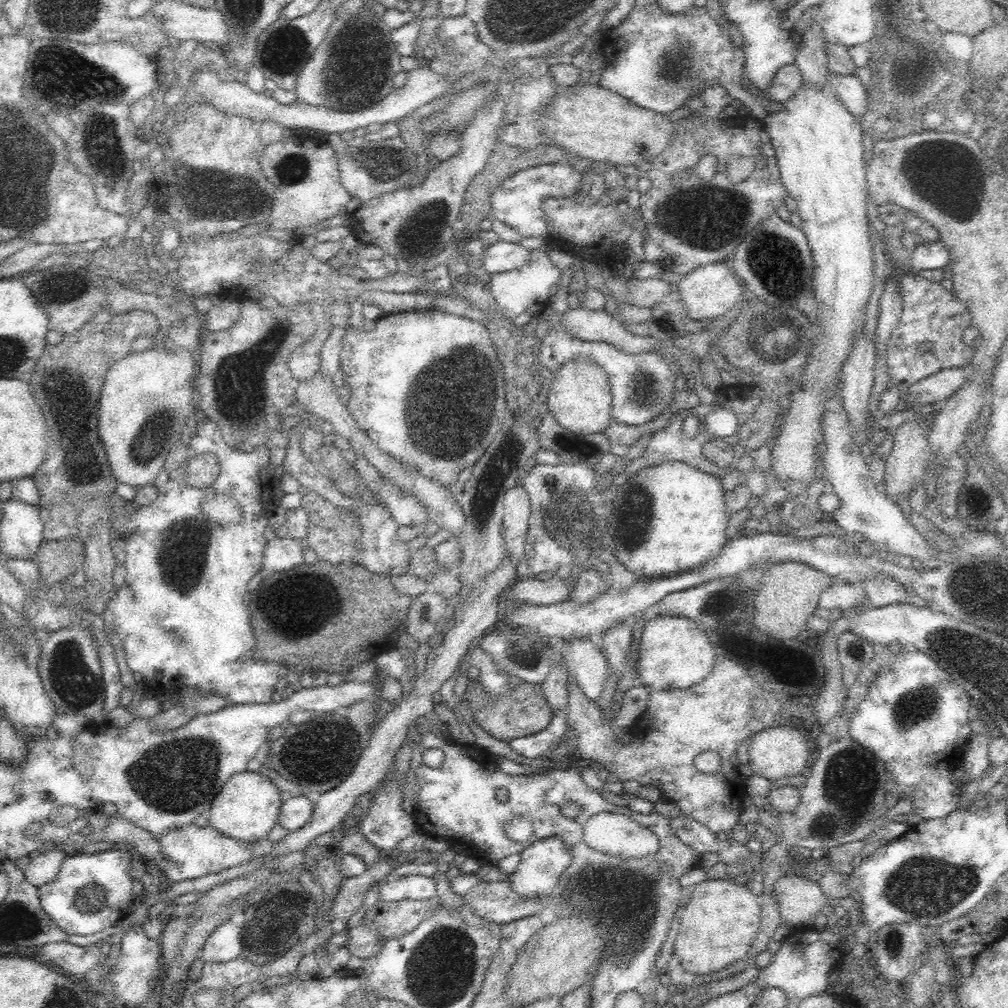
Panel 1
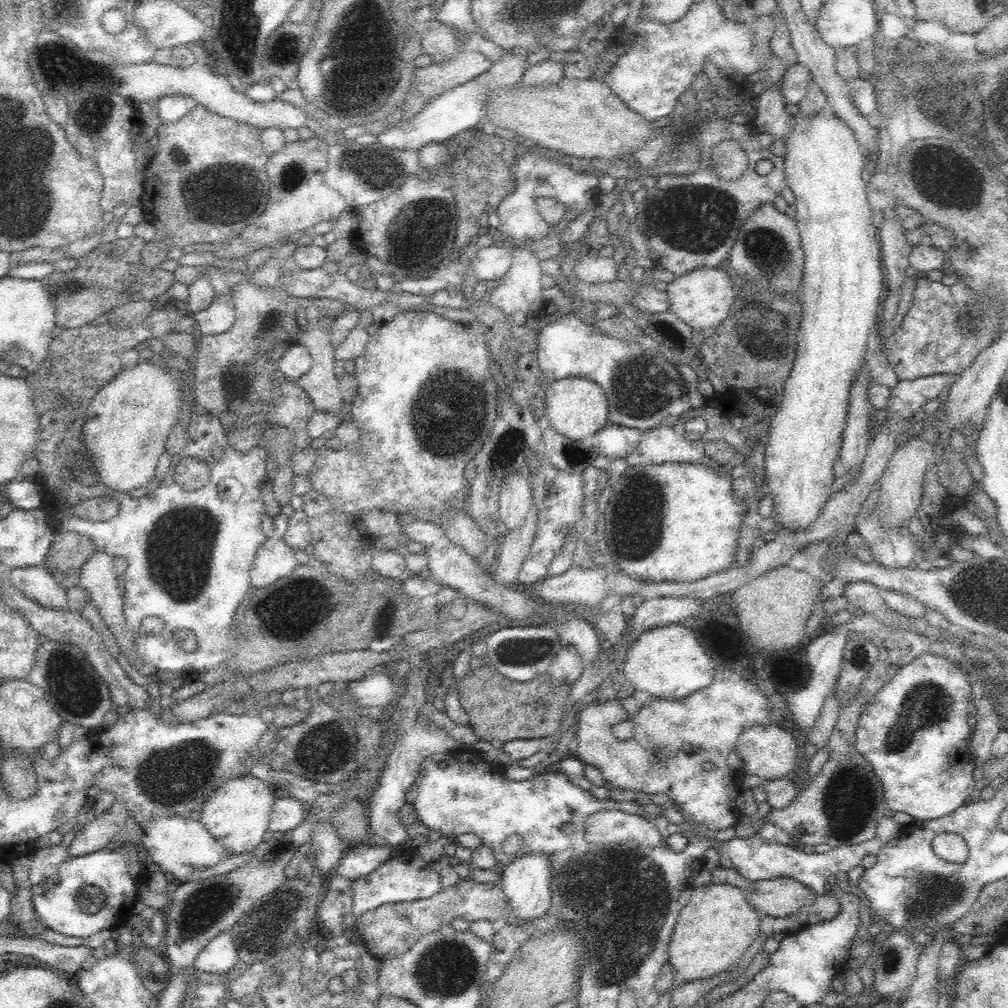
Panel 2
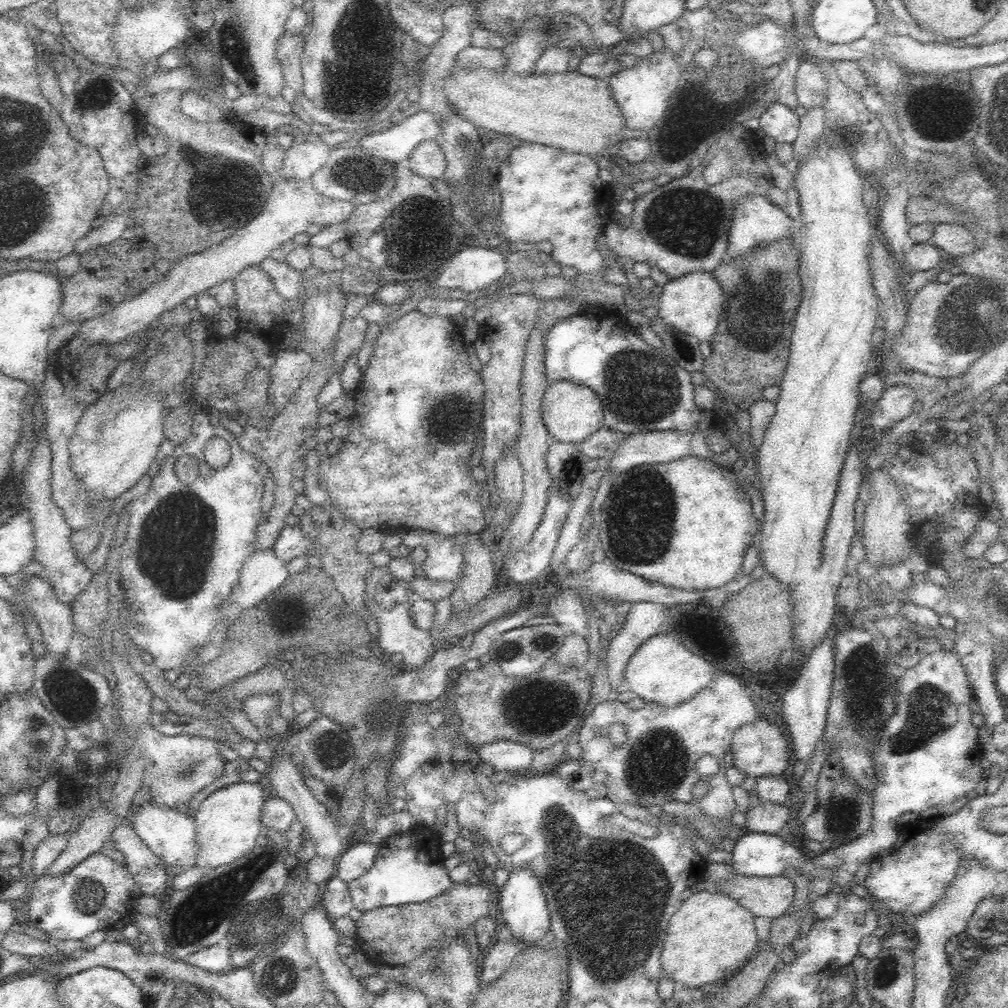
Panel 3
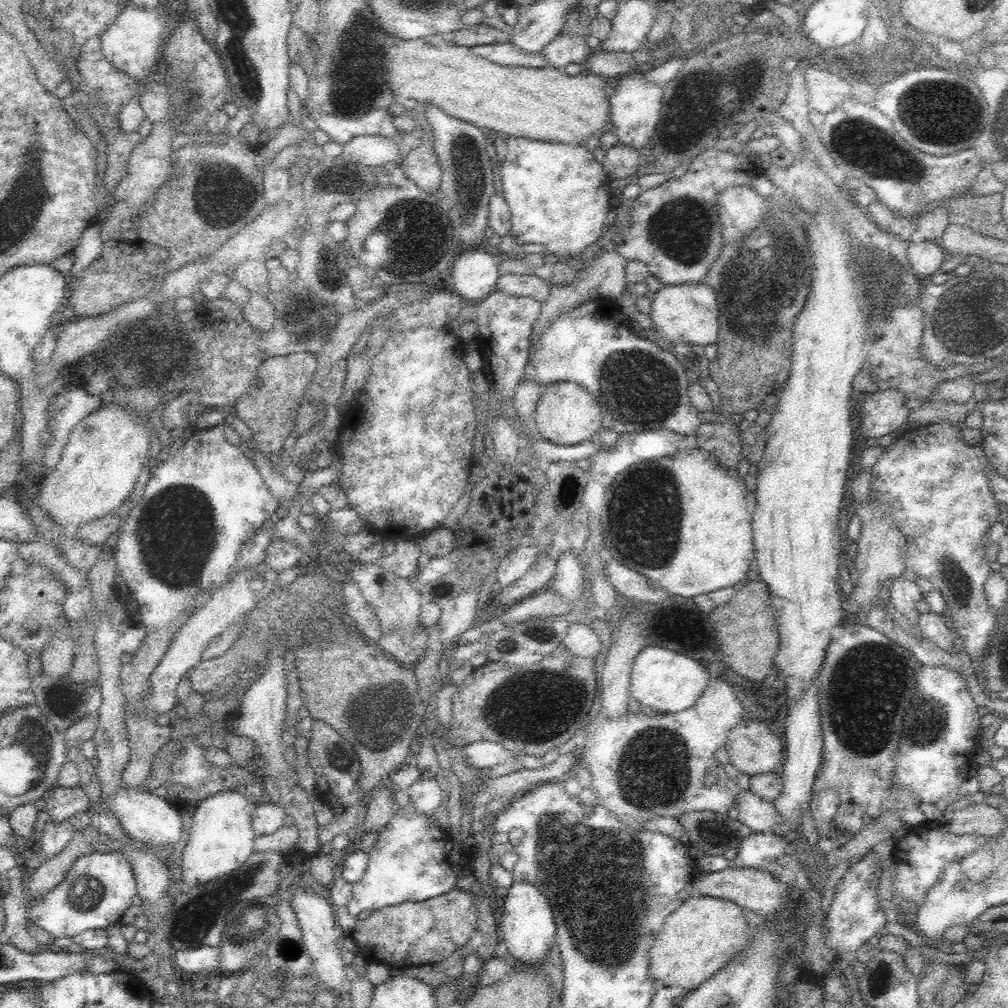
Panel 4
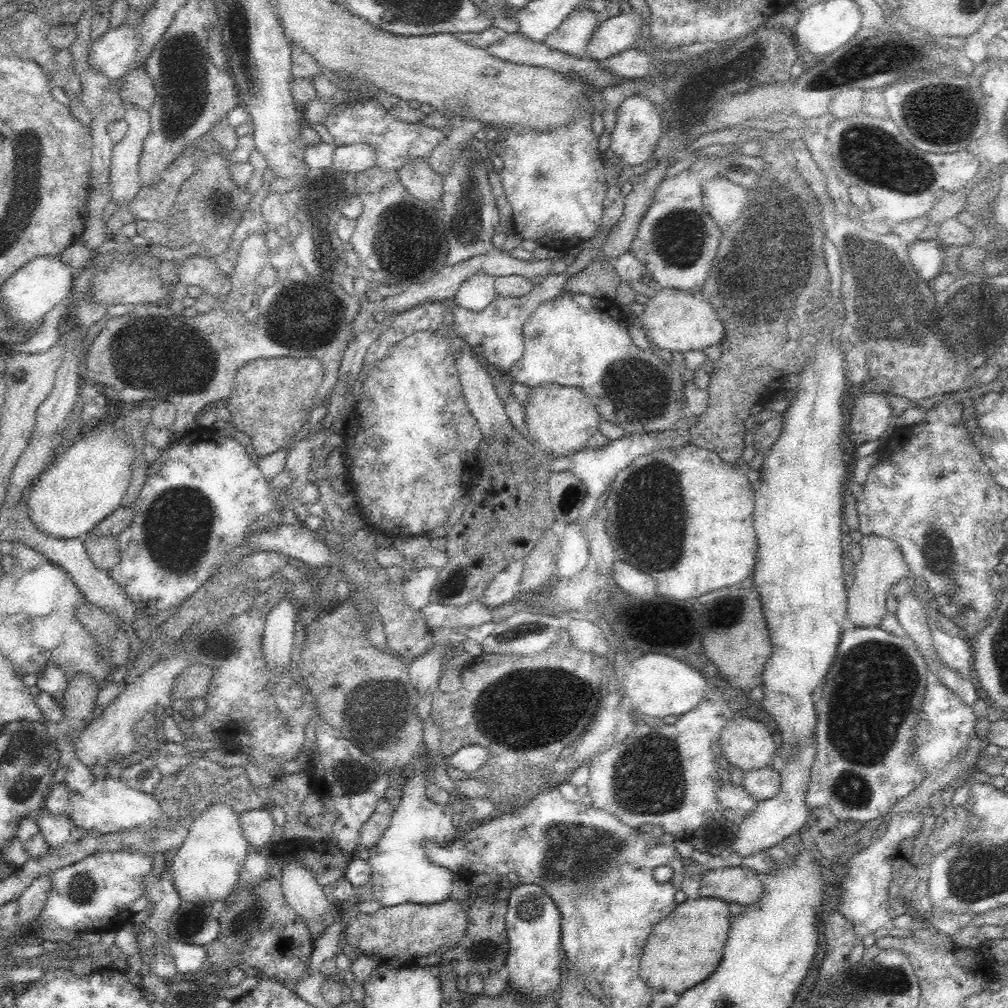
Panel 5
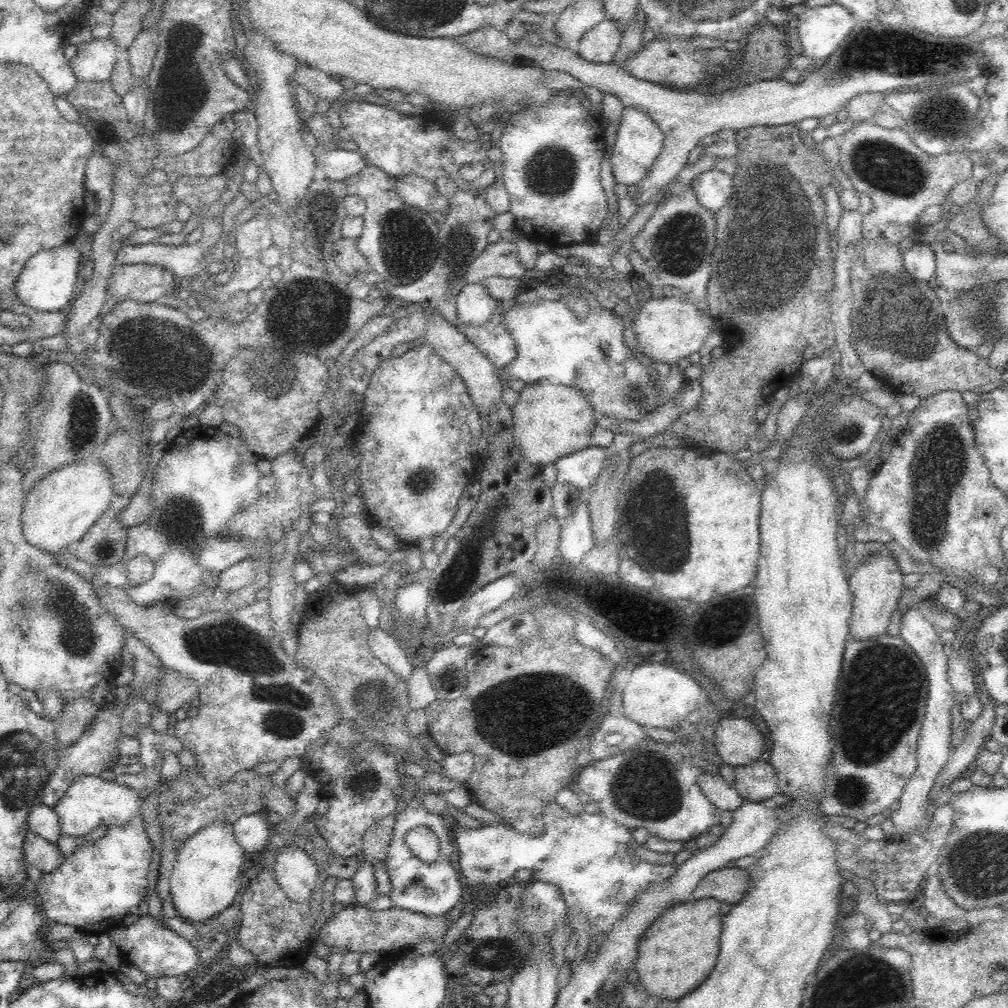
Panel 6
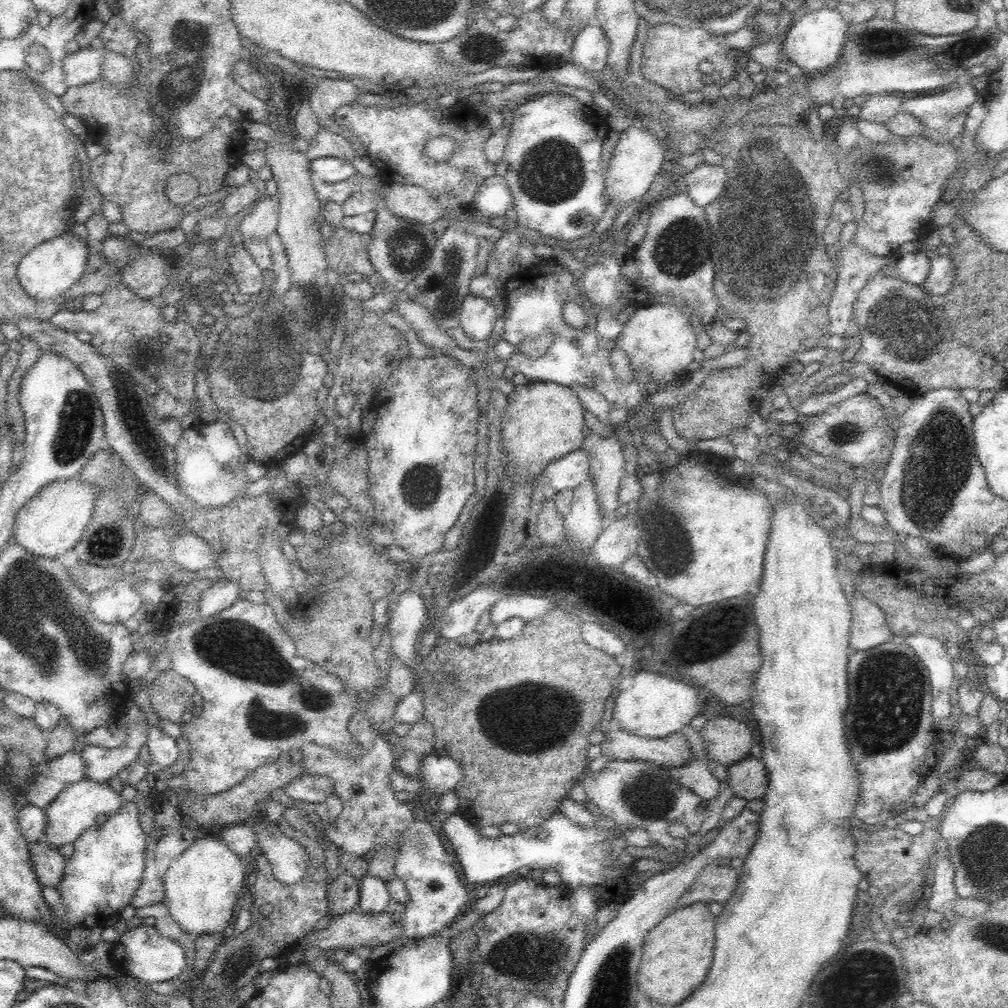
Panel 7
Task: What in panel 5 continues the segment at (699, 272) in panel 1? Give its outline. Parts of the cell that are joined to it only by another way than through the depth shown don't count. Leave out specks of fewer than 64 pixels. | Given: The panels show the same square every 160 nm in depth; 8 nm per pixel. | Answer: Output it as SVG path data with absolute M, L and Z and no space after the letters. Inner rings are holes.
M658 288L654 297L645 305L642 314L642 328L653 348L686 353L690 350L704 350L718 345L724 339L724 327L710 298L685 291Z

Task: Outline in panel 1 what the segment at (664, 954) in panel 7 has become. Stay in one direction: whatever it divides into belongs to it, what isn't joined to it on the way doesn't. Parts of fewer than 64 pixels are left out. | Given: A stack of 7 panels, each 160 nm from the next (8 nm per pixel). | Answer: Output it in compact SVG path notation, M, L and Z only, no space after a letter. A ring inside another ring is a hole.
M729 877L704 880L692 887L692 900L686 904L679 918L678 933L674 940L673 954L678 957L684 970L697 976L718 972L733 962L742 960L752 946L761 923L760 898L747 886L729 880Z

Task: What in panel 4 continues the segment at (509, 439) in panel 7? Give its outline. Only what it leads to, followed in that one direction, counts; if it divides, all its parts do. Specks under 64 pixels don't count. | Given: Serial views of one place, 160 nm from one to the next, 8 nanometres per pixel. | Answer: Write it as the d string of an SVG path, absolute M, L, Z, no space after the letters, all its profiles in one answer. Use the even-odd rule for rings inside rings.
M558 382L544 386L534 412L534 425L546 442L564 446L580 444L595 433L600 433L604 417L596 397L574 382Z

